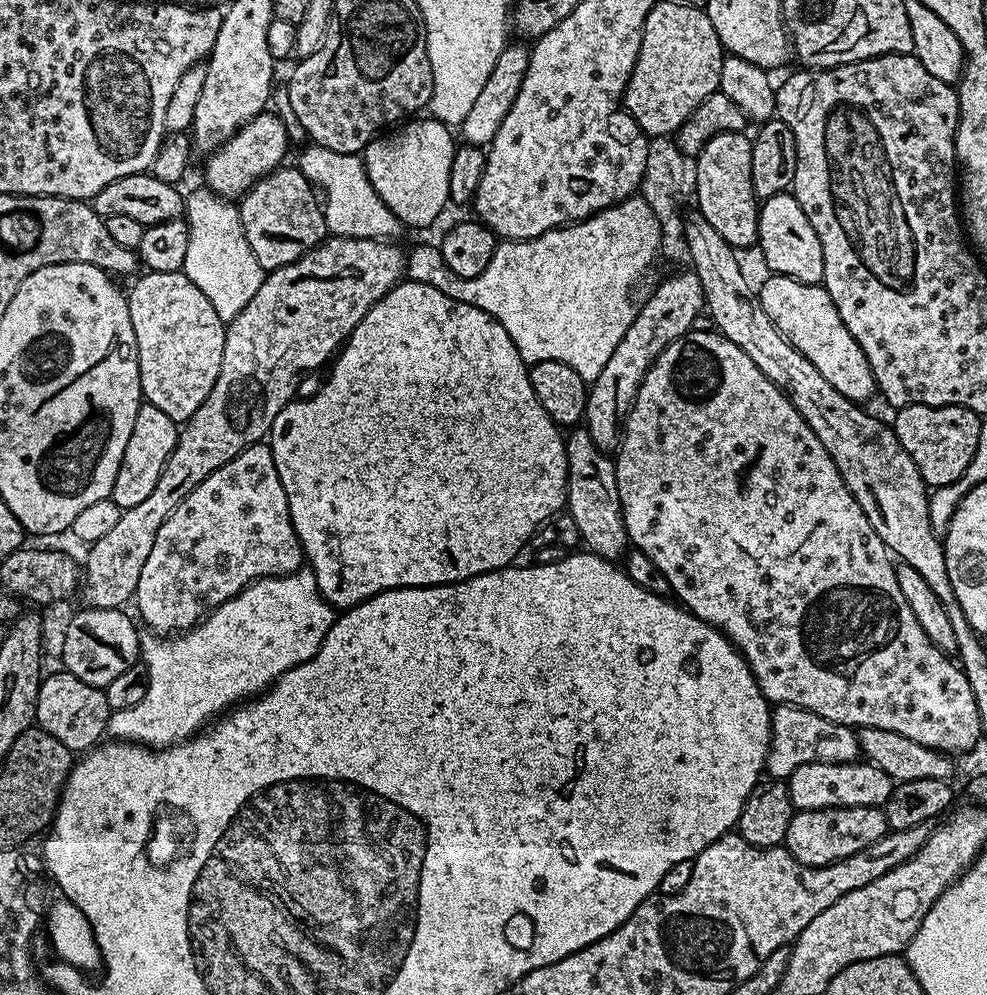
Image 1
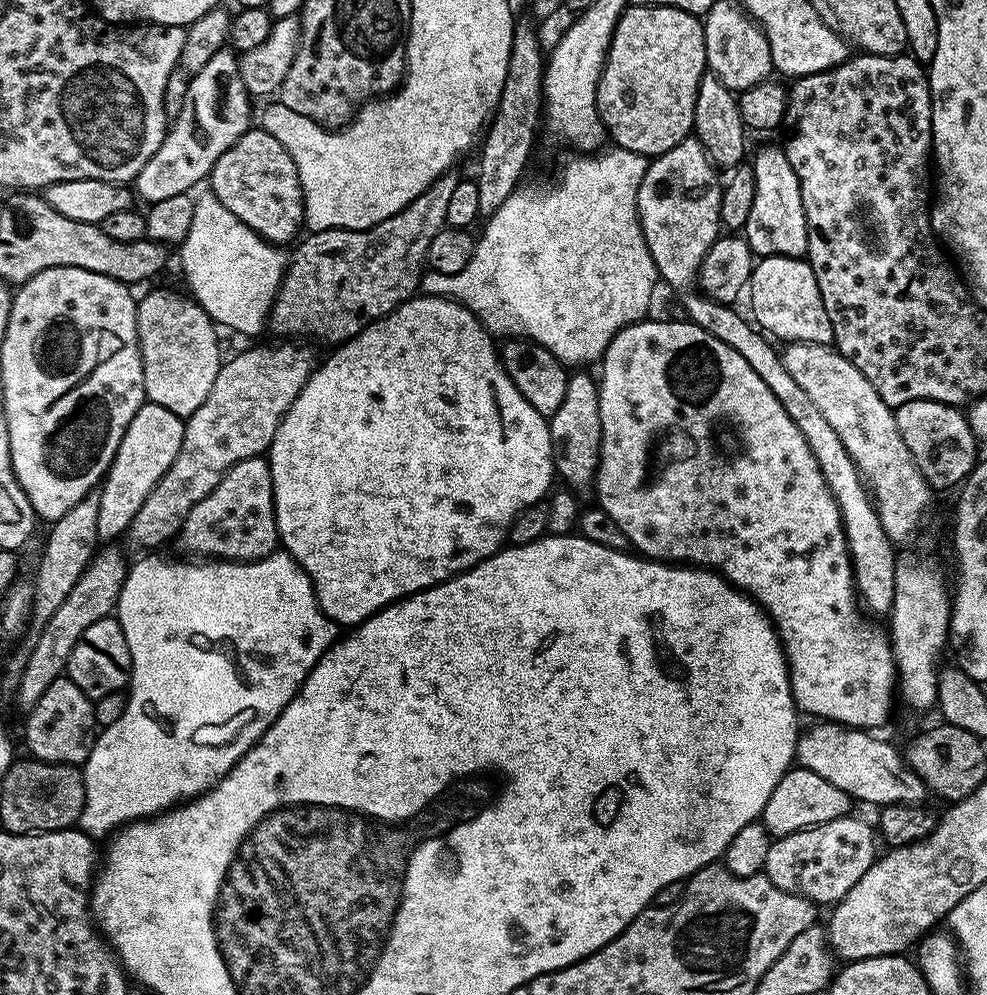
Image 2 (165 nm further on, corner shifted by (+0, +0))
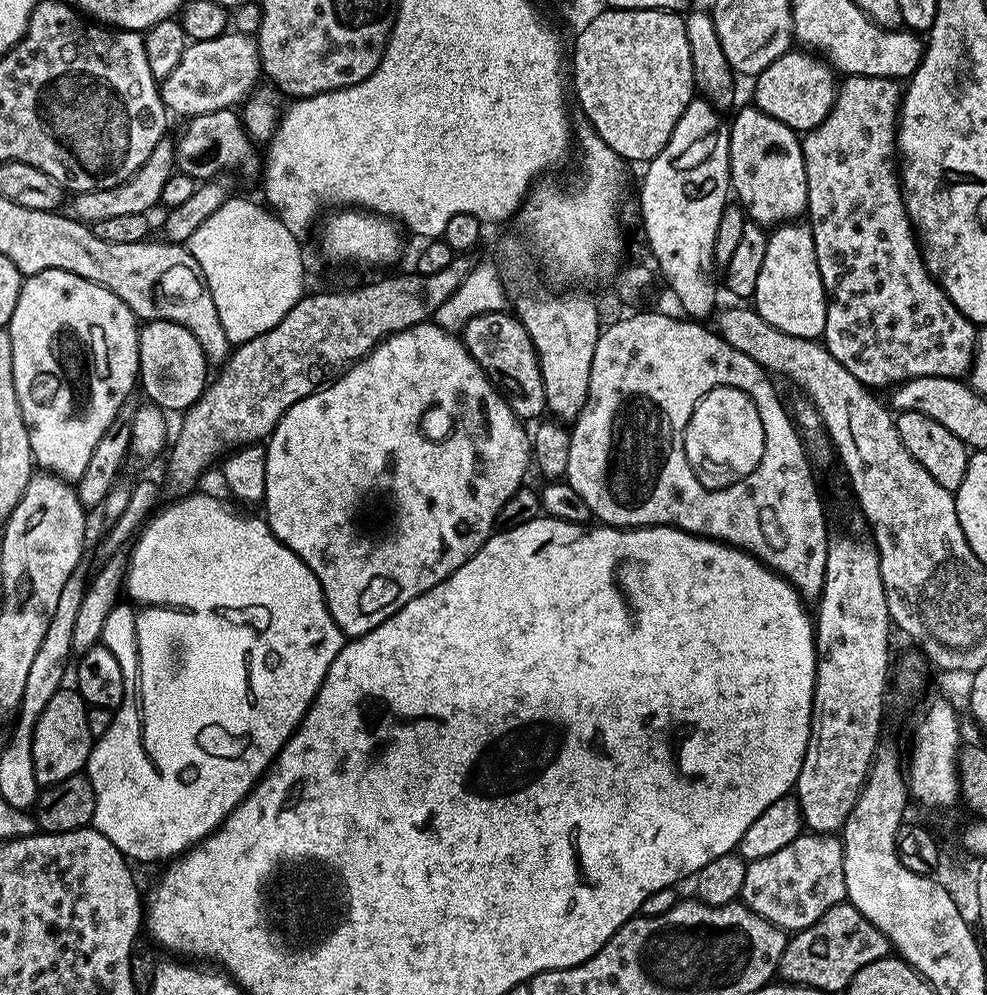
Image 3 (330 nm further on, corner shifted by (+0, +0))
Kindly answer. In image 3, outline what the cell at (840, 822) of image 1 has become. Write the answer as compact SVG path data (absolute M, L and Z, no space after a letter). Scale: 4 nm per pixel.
M801 834L790 842L790 846L782 846L782 850L766 858L751 861L746 870L746 882L742 882L740 900L747 908L754 910L754 914L766 918L766 922L784 929L788 934L801 932L806 926L818 922L830 906L843 904L846 900L843 839L836 834Z

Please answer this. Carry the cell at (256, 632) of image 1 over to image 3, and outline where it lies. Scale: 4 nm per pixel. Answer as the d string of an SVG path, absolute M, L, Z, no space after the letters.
M200 491L181 495L173 504L166 505L164 509L161 507L135 537L128 562L126 591L120 603L114 606L110 618L106 618L102 637L110 654L114 654L122 666L124 700L115 709L106 734L93 743L92 753L88 756L86 775L96 799L91 827L110 838L110 842L114 842L114 846L137 865L152 864L155 860L171 862L183 856L189 848L201 844L223 824L226 817L252 793L257 780L267 772L282 746L286 746L286 742L300 727L330 670L330 662L338 658L346 643L344 633L326 606L318 578L310 566L306 566L306 562L294 554L294 550L286 547L273 534L267 519L239 516L234 509L220 504L218 497L207 496Z

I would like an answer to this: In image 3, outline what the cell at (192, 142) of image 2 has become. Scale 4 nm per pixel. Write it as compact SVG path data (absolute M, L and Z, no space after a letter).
M165 138L154 146L150 158L124 184L119 184L106 190L93 192L78 192L69 195L66 200L66 214L72 220L79 220L81 224L89 226L103 222L105 218L118 218L122 214L148 214L152 207L160 204L162 186L174 174L176 150L171 139Z

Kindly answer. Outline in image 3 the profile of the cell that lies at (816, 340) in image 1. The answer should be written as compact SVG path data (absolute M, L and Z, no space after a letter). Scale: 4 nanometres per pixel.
M785 222L769 235L766 259L758 273L754 307L763 320L782 330L782 334L794 334L794 338L807 340L823 337L828 297L824 295L814 238L807 223Z

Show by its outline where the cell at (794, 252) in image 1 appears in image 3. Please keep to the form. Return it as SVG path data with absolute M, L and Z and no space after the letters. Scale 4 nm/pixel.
M747 106L730 120L728 130L728 169L732 175L731 191L751 223L779 226L805 215L808 183L804 165L804 145L790 126Z

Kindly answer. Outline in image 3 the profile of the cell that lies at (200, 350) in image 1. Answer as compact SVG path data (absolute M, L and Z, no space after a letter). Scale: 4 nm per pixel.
M149 320L140 328L140 375L139 387L149 401L156 407L169 413L183 413L200 400L205 388L210 383L210 365L202 346L198 346L198 338L186 330L186 326L178 326L178 322L165 320Z

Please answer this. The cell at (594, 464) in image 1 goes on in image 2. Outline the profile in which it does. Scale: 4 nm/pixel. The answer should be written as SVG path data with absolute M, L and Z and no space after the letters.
M576 370L566 382L566 394L562 397L562 406L554 410L548 420L550 442L552 443L552 467L555 475L565 480L572 490L584 488L596 479L596 467L600 464L600 415L598 414L597 381L587 376L587 371Z

